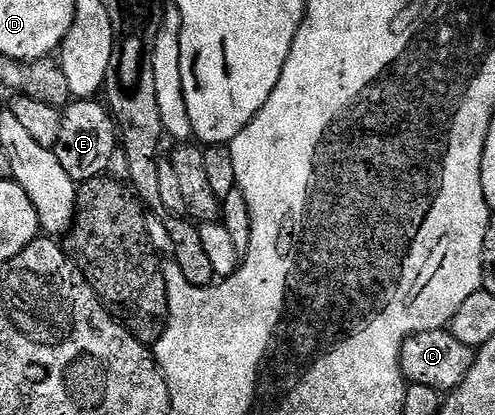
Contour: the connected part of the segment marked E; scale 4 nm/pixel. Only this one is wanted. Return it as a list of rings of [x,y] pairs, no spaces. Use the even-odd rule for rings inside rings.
[[[76,100],[63,107],[62,130],[58,132],[58,144],[54,147],[58,164],[77,182],[101,177],[104,170],[118,154],[118,131],[112,112],[100,100]]]

